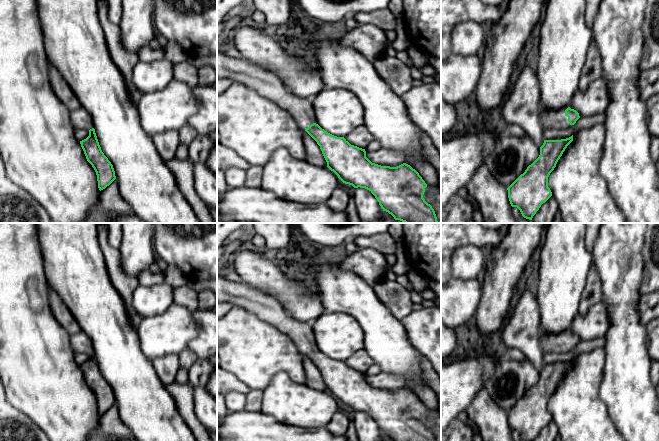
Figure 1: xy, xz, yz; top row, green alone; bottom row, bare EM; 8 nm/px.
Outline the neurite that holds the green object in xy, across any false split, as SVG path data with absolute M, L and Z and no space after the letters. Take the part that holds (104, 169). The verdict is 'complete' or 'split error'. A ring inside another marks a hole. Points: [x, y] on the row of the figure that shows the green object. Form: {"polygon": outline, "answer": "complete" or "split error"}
{"polygon": "M84 111L70 112L70 118L75 129L85 129L89 132L89 136L80 141L80 144L87 161L96 172L98 188L101 191L116 179L113 165L101 150L93 124L88 120L88 114Z", "answer": "split error"}

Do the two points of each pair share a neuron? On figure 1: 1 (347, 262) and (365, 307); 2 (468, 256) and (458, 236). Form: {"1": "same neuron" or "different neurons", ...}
{"1": "different neurons", "2": "different neurons"}

